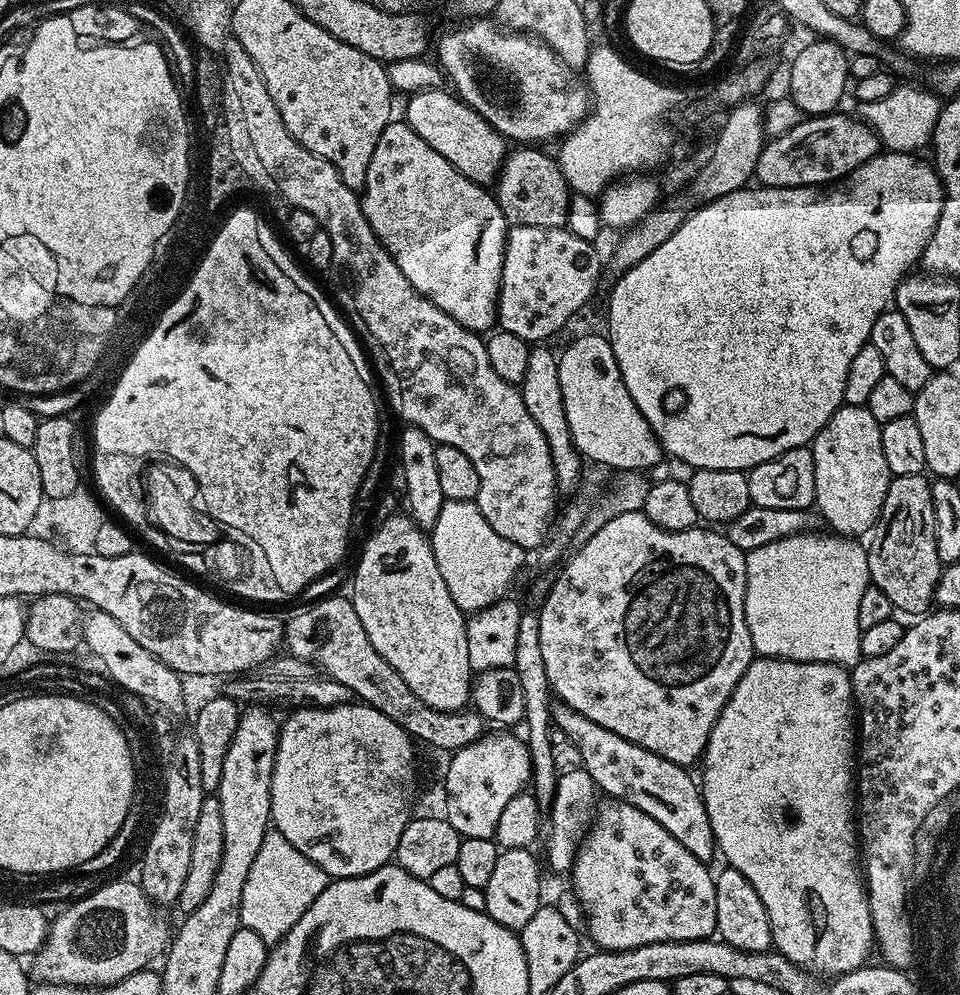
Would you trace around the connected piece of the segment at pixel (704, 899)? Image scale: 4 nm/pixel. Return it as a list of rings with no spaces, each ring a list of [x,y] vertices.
[[[609,799],[604,803],[599,805],[570,869],[572,888],[576,891],[574,896],[586,926],[588,924],[588,936],[596,943],[593,945],[605,952],[617,952],[650,946],[650,942],[709,939],[716,930],[716,881],[713,873],[708,873],[709,865],[694,858],[694,854],[690,854],[690,850],[686,850],[686,846],[682,846],[682,842],[675,840],[669,832],[662,830],[650,814],[627,802]]]

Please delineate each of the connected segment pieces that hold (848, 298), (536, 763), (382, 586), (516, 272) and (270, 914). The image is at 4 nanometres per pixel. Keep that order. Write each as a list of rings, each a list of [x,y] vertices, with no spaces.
[[[884,150],[828,187],[739,188],[688,213],[682,226],[678,226],[678,230],[670,234],[658,250],[621,275],[624,277],[613,286],[608,296],[608,343],[614,350],[622,382],[626,382],[630,398],[634,398],[634,406],[642,410],[642,418],[650,422],[650,430],[669,457],[689,464],[692,470],[705,468],[747,473],[762,462],[770,462],[770,458],[778,458],[778,454],[786,450],[811,445],[822,426],[826,426],[844,404],[846,373],[850,370],[850,362],[854,362],[854,354],[869,343],[874,318],[889,311],[897,286],[915,269],[912,268],[915,264],[917,267],[921,263],[934,234],[934,226],[938,226],[944,205],[944,186],[935,167],[918,157],[916,154]]]
[[[523,611],[520,615],[518,626],[517,649],[515,650],[515,662],[513,668],[520,676],[520,683],[524,693],[525,716],[524,728],[528,730],[526,743],[531,754],[532,779],[530,791],[538,802],[541,817],[549,817],[552,813],[554,794],[557,792],[559,769],[556,768],[556,752],[550,746],[548,732],[552,727],[551,705],[552,691],[549,679],[546,678],[546,666],[542,659],[541,638],[538,636],[540,618],[537,611]]]
[[[392,516],[369,538],[356,564],[350,599],[370,646],[402,674],[406,686],[434,710],[462,712],[472,699],[474,673],[466,650],[466,613],[450,598],[434,562],[431,539],[411,516]]]
[[[512,226],[508,229],[500,297],[496,303],[499,331],[529,342],[548,342],[588,303],[600,284],[597,245],[578,238],[568,227]]]
[[[269,830],[264,835],[262,846],[254,858],[254,866],[250,866],[250,874],[246,874],[246,886],[242,886],[241,925],[254,930],[269,946],[275,945],[297,924],[298,918],[306,914],[306,910],[310,910],[314,898],[318,898],[318,894],[326,890],[329,882],[330,877],[326,870],[322,870],[322,866],[318,866],[318,862],[310,862],[310,858],[306,858],[302,850],[294,850],[294,846],[290,846],[290,842],[286,842],[286,838],[282,838],[280,832]]]

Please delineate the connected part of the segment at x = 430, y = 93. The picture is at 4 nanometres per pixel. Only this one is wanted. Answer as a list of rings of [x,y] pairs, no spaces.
[[[444,88],[413,92],[407,100],[403,119],[414,130],[414,134],[422,138],[422,142],[438,150],[438,154],[442,154],[450,166],[466,174],[466,178],[474,183],[495,185],[500,167],[504,165],[506,140],[498,130],[494,130],[494,126],[490,126],[490,122],[486,122],[486,118],[482,118],[482,114],[478,114],[466,101]]]

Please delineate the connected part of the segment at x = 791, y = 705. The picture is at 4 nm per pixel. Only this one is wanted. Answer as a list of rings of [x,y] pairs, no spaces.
[[[769,656],[753,658],[746,674],[738,678],[734,694],[730,694],[726,706],[722,706],[722,714],[718,714],[714,730],[710,730],[710,738],[702,757],[703,764],[702,795],[719,855],[728,859],[725,860],[727,867],[746,874],[746,882],[750,882],[750,886],[758,890],[758,898],[762,898],[762,906],[766,906],[766,914],[770,918],[775,951],[790,958],[790,962],[794,962],[805,972],[821,972],[827,978],[835,978],[861,967],[867,961],[864,959],[867,958],[868,951],[871,948],[873,951],[874,933],[866,880],[858,859],[858,820],[854,815],[854,769],[858,764],[858,736],[854,731],[854,697],[849,669],[830,662],[794,662]]]

